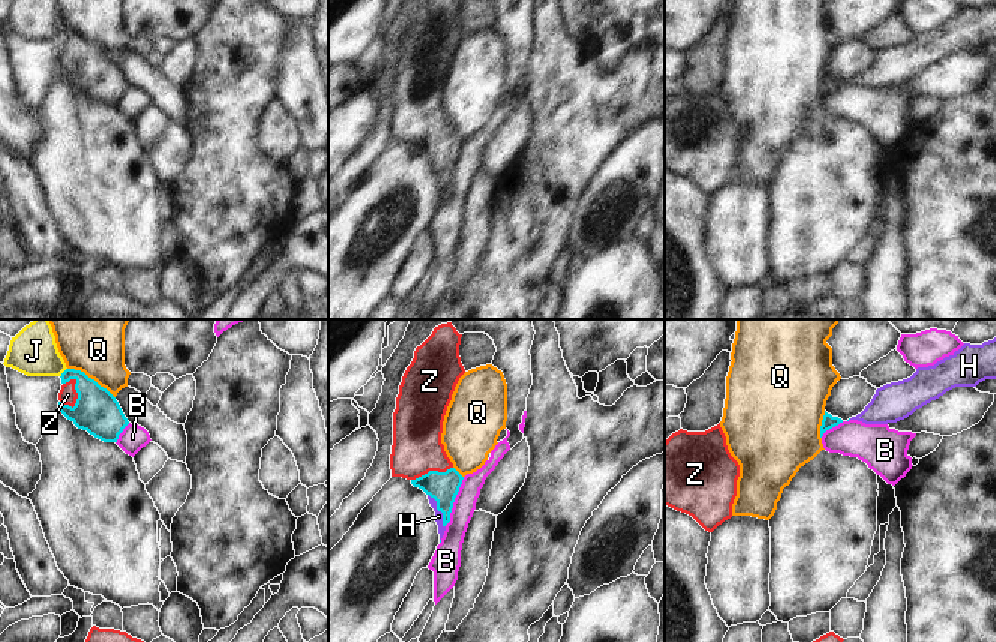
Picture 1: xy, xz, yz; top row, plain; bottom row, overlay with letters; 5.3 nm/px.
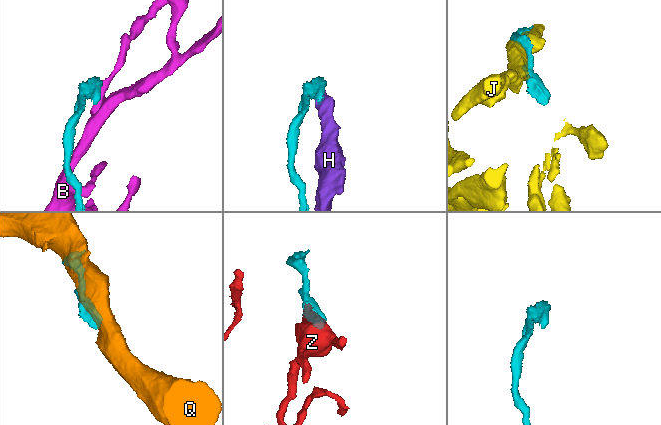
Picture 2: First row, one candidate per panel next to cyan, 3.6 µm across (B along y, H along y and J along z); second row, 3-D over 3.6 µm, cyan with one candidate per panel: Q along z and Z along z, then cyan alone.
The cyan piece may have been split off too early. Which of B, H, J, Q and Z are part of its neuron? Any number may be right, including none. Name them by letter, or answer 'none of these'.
H, Z

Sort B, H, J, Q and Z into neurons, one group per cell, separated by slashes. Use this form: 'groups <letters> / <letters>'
groups B / H Z / J / Q

